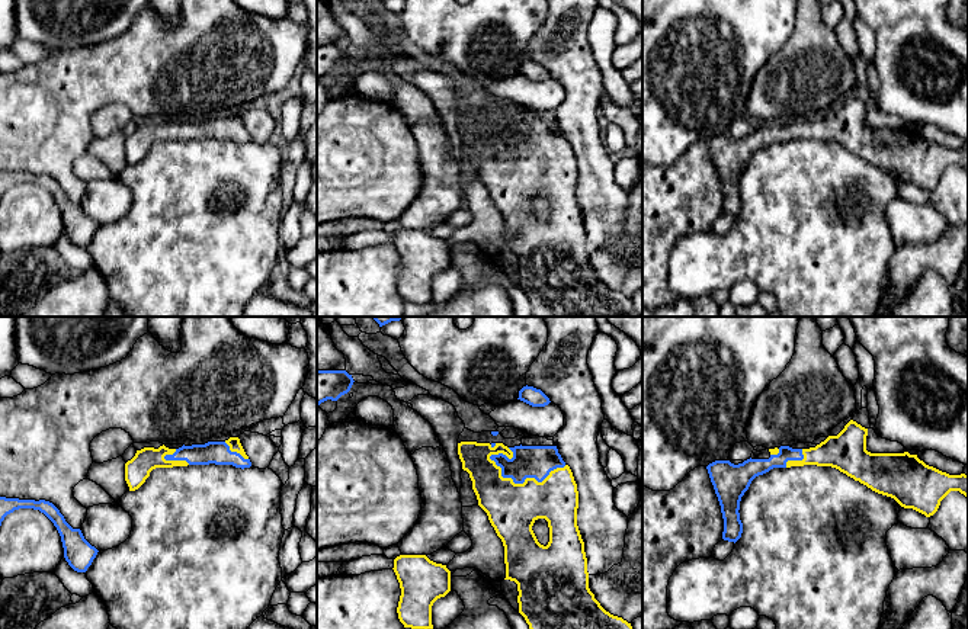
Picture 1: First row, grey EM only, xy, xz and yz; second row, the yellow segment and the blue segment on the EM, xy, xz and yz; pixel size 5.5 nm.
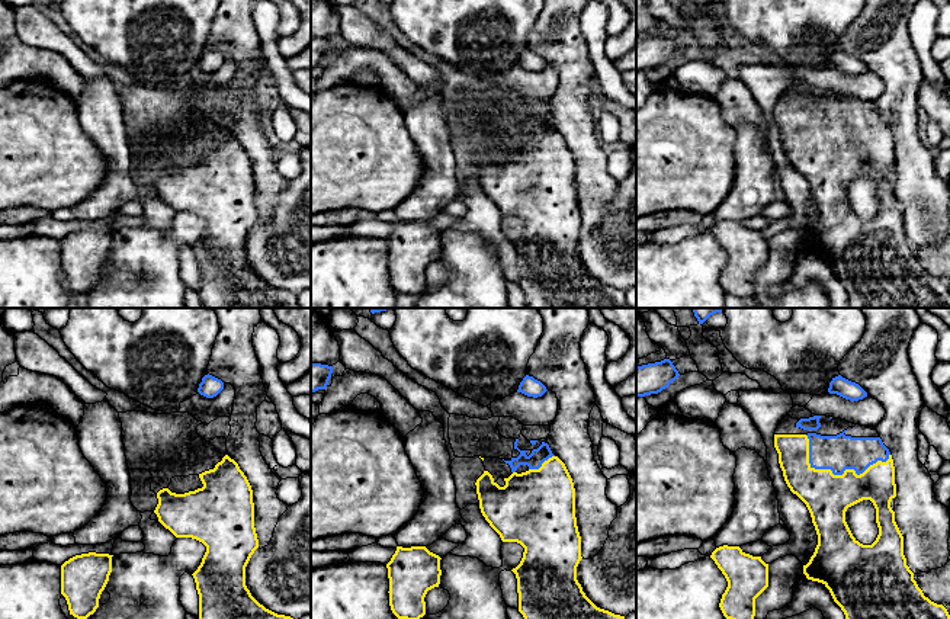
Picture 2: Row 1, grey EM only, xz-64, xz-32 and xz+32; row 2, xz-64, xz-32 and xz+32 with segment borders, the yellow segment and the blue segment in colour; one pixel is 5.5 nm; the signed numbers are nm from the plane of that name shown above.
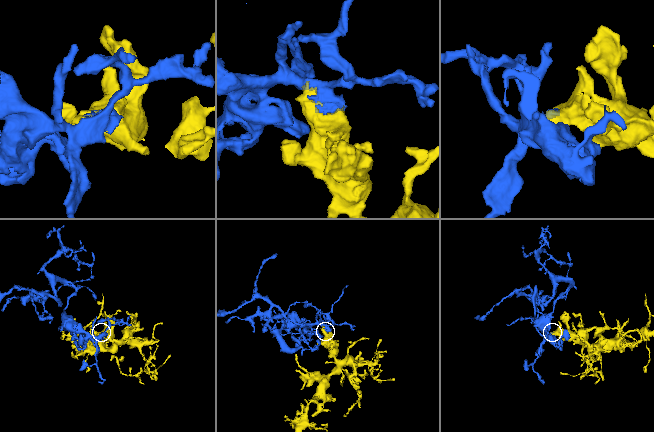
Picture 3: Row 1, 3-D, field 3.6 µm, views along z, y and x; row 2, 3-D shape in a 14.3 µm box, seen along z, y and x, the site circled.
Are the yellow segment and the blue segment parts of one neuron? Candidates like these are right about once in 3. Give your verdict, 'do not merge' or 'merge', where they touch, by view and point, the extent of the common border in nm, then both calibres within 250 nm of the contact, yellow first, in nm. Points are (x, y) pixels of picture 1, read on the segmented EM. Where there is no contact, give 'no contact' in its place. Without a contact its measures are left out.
merge | xz (525, 480) | 440 nm | 280/180 nm

